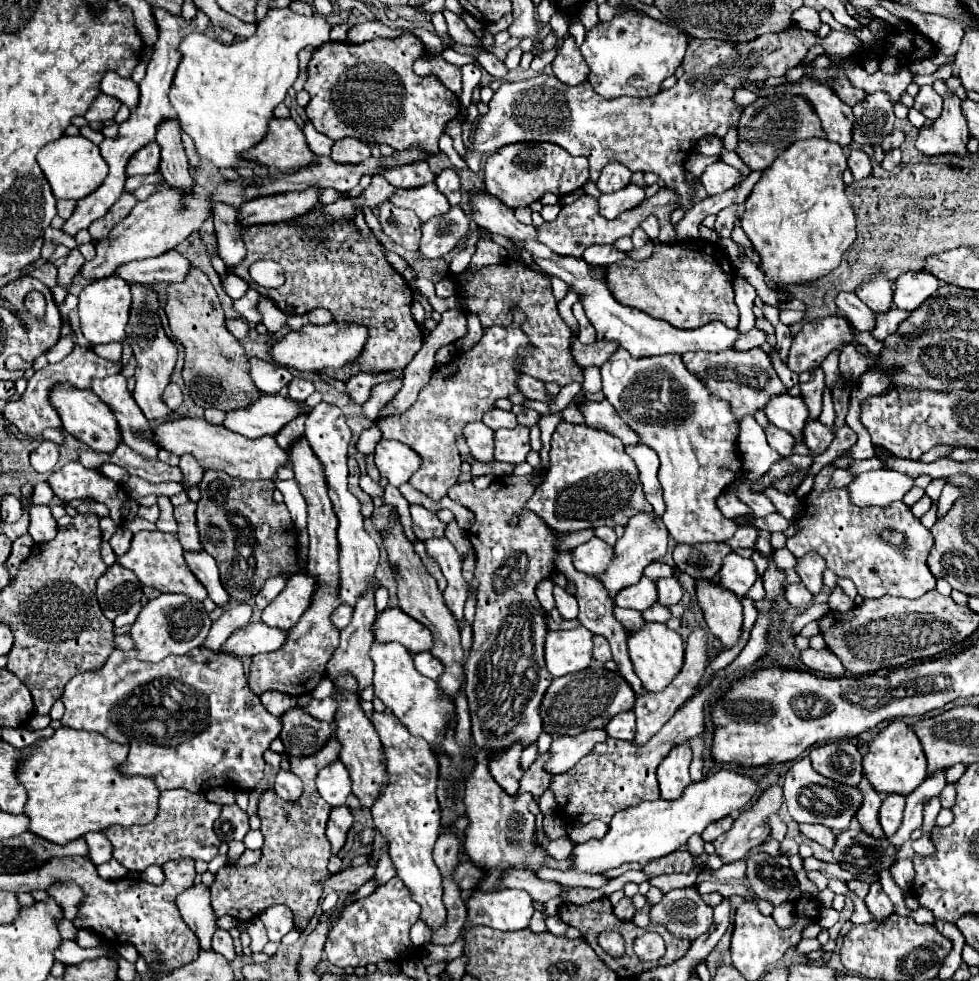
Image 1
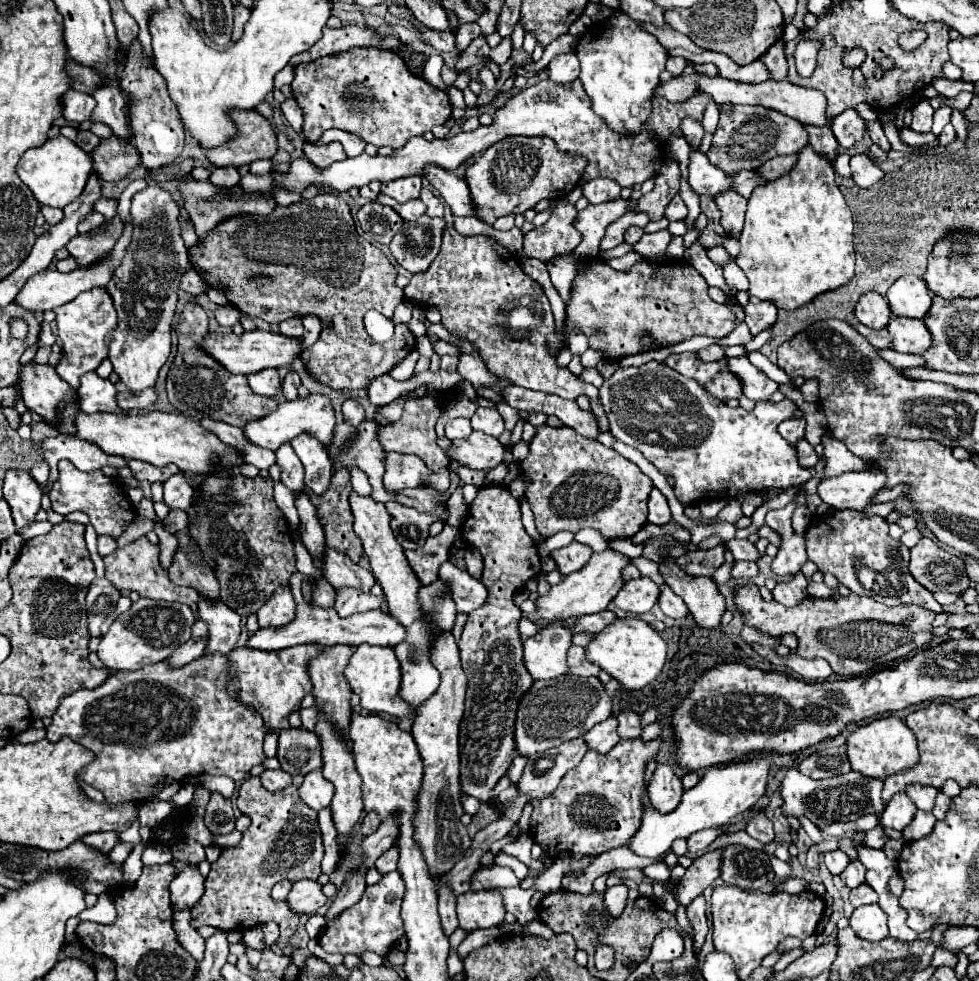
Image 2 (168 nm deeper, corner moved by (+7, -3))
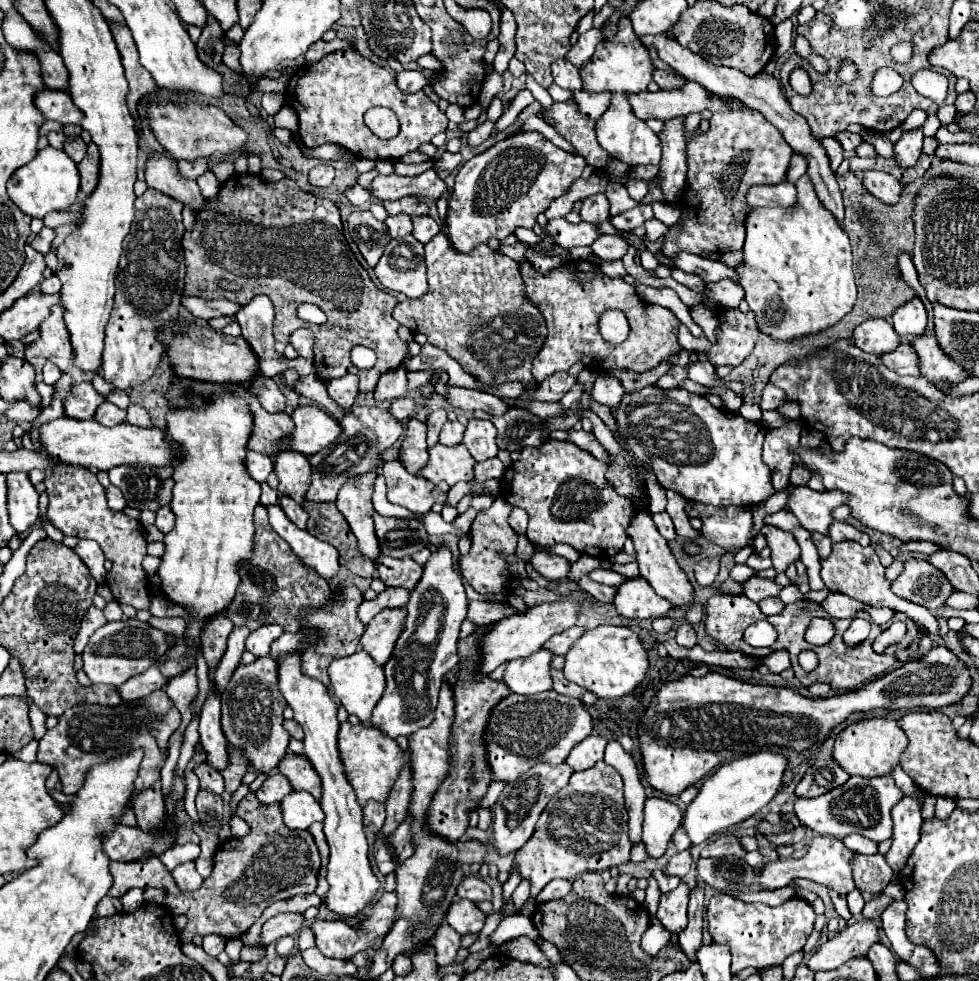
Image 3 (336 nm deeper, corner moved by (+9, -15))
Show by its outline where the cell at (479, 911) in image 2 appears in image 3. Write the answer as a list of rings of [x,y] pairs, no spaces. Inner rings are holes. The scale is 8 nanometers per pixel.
[[[454,900],[450,906],[450,912],[446,914],[446,922],[458,932],[458,934],[478,934],[484,926],[486,914],[470,900]]]

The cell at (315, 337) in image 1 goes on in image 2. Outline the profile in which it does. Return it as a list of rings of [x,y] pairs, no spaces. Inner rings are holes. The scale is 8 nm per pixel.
[[[250,330],[240,336],[234,332],[226,332],[226,334],[208,332],[206,340],[202,340],[202,348],[206,348],[210,356],[214,356],[220,364],[224,364],[226,370],[234,374],[254,374],[266,368],[288,368],[288,364],[298,358],[300,344],[302,340],[298,338],[288,338],[288,336],[264,332],[264,330]]]

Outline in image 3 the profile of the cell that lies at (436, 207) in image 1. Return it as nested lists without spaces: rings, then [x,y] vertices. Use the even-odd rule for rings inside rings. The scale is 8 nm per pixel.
[[[406,214],[388,216],[384,222],[386,222],[392,238],[402,238],[402,236],[406,236],[406,234],[412,232],[412,220]]]

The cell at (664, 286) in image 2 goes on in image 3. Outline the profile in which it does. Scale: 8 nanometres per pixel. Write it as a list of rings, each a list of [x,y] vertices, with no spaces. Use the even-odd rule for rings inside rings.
[[[522,260],[520,272],[526,282],[528,298],[544,312],[548,326],[546,342],[534,360],[532,374],[536,382],[546,380],[554,372],[568,370],[574,362],[582,362],[598,374],[606,374],[614,368],[646,372],[682,352],[678,344],[678,318],[662,306],[640,300],[634,286],[626,284],[622,278],[608,278],[594,262],[568,260],[550,274],[540,274]],[[606,308],[624,312],[630,322],[630,336],[618,346],[608,344],[598,332],[598,322]]]

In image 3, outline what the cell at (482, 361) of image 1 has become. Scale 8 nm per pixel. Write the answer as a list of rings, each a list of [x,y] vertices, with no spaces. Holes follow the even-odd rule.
[[[416,418],[406,422],[404,440],[402,440],[402,446],[400,446],[400,462],[414,476],[420,476],[422,468],[428,464],[426,424],[416,420]]]

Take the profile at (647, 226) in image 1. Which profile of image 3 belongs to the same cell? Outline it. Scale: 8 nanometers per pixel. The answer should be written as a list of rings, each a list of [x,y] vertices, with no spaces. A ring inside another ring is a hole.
[[[602,234],[594,244],[592,252],[602,260],[620,260],[628,252],[628,242],[620,236]]]

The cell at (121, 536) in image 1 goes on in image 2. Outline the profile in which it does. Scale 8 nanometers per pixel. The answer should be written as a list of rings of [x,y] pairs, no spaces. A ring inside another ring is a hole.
[[[98,536],[98,554],[108,556],[110,552],[116,550],[116,540],[110,536]]]

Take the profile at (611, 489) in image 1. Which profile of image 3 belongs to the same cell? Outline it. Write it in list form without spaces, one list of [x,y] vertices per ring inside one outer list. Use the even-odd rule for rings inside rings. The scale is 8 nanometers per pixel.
[[[548,440],[544,446],[538,448],[522,448],[522,456],[506,470],[502,478],[502,496],[518,508],[524,508],[530,516],[528,522],[528,540],[538,546],[550,546],[550,544],[570,544],[574,550],[582,554],[590,554],[600,560],[608,560],[616,556],[628,538],[626,530],[632,524],[638,506],[632,498],[620,496],[614,486],[606,480],[608,464],[596,460],[590,452],[578,448],[572,442],[558,442]]]

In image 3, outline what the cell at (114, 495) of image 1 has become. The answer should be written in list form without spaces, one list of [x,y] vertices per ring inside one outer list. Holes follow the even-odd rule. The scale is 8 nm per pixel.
[[[58,464],[58,468],[52,470],[52,476],[44,482],[50,498],[46,514],[50,524],[62,530],[66,536],[96,540],[102,546],[106,558],[114,562],[106,578],[106,584],[112,590],[114,600],[120,604],[130,604],[136,610],[150,610],[148,578],[142,568],[142,558],[146,556],[146,538],[142,524],[138,520],[128,518],[124,512],[112,510],[108,506],[104,486],[98,482],[96,474],[92,474],[86,468]]]

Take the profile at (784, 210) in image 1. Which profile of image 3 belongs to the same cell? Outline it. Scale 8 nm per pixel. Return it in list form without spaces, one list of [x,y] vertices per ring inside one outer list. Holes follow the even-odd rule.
[[[810,176],[796,182],[798,200],[792,208],[752,208],[746,218],[744,262],[736,266],[738,280],[746,290],[746,302],[756,314],[760,330],[778,340],[790,340],[802,334],[824,330],[848,314],[856,302],[856,282],[852,274],[850,240],[840,222],[820,202]]]

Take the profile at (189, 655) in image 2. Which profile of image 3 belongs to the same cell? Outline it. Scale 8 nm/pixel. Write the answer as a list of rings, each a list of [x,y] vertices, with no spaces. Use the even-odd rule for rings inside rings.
[[[158,664],[148,668],[148,672],[142,672],[134,678],[130,678],[128,682],[124,682],[122,686],[118,686],[118,692],[122,696],[122,700],[136,700],[140,696],[148,696],[150,692],[166,686],[168,678],[162,676]]]

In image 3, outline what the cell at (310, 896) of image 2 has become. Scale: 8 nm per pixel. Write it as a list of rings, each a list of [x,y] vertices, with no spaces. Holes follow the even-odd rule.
[[[284,912],[284,914],[276,914],[274,918],[270,918],[264,926],[262,926],[262,944],[270,944],[282,936],[294,936],[304,924],[304,914],[298,912]]]

